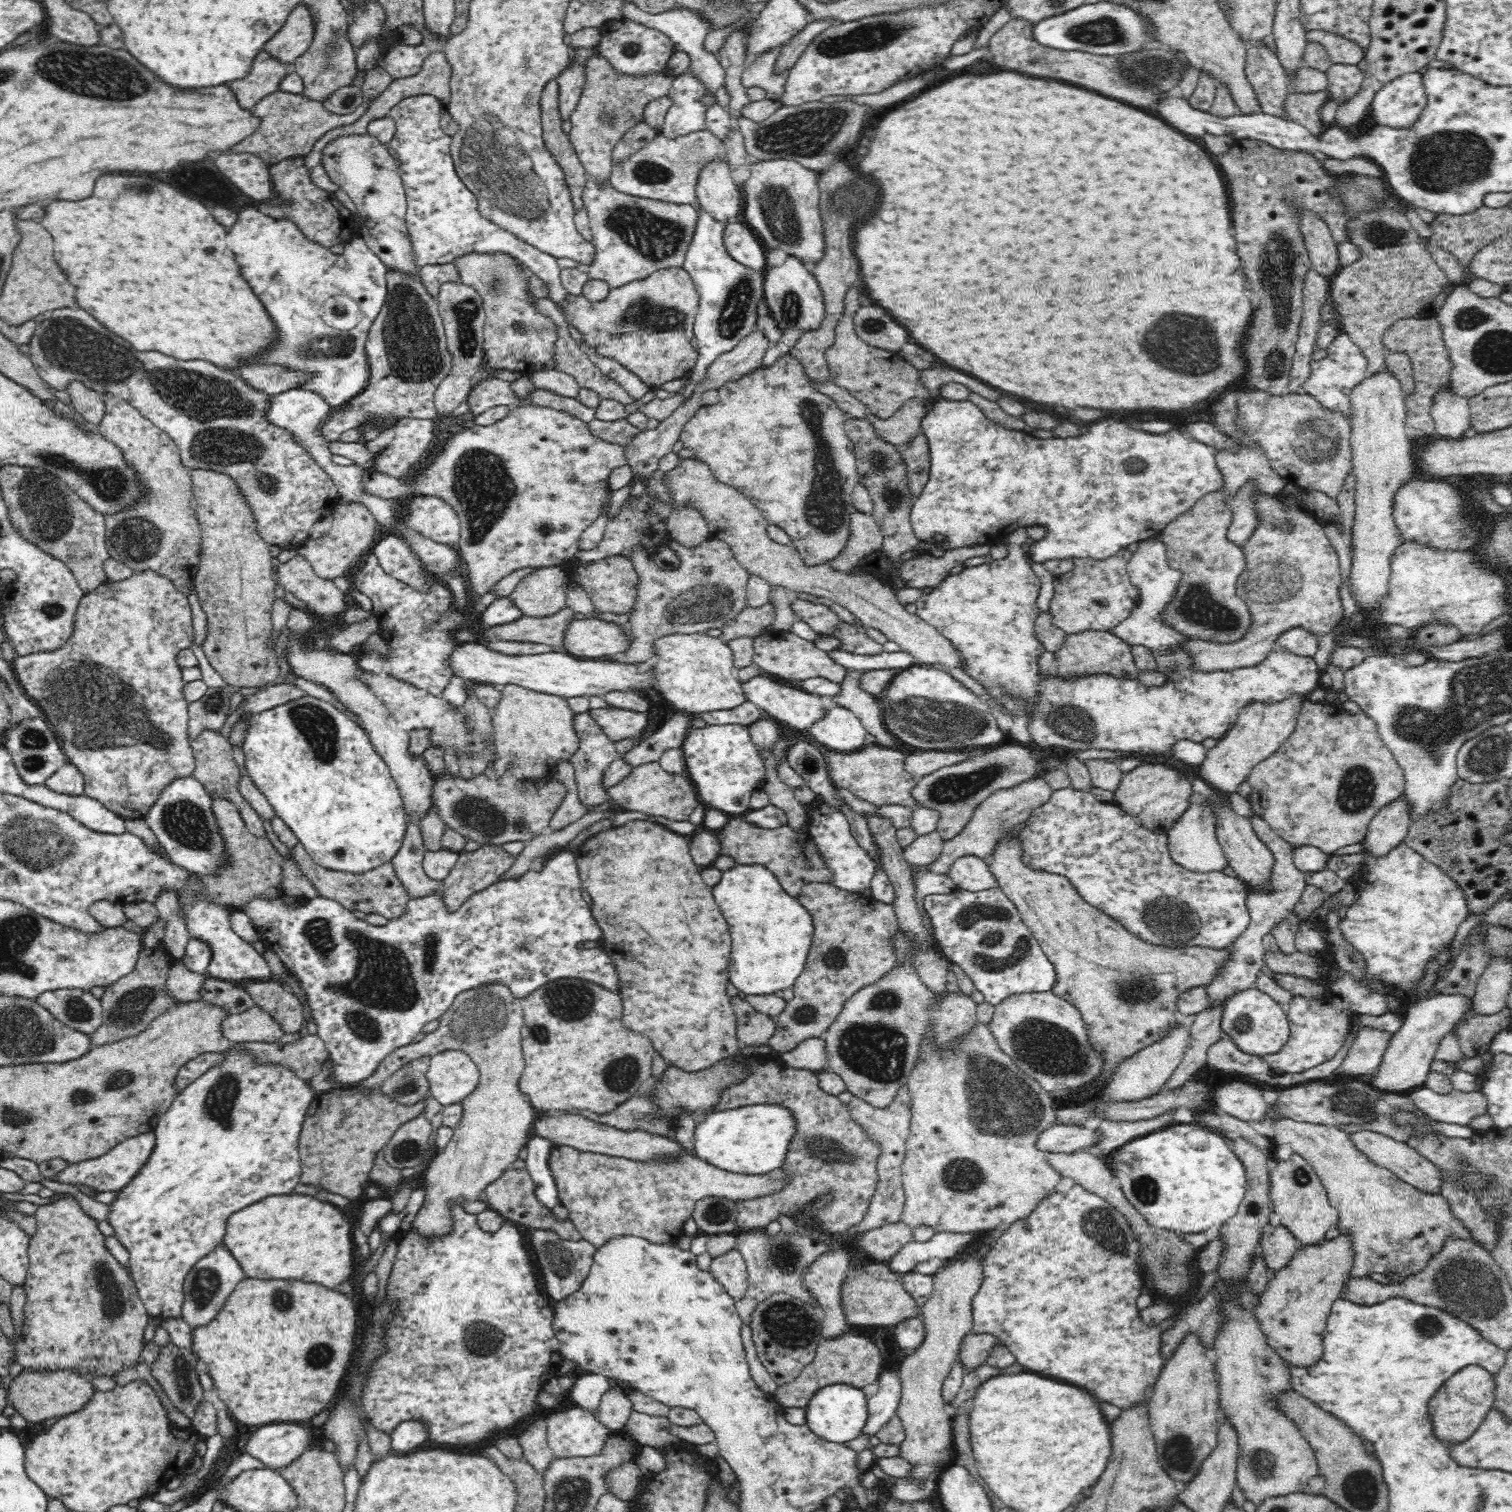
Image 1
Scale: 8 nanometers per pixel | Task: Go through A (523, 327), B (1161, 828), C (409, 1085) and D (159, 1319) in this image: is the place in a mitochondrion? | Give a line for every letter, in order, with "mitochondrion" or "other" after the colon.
A: mitochondrion
B: other
C: mitochondrion
D: other

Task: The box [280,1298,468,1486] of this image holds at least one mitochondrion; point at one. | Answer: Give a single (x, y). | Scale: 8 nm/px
(320, 1356)

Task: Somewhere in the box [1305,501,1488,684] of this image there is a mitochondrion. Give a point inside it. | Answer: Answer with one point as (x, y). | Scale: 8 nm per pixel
(1447, 606)

